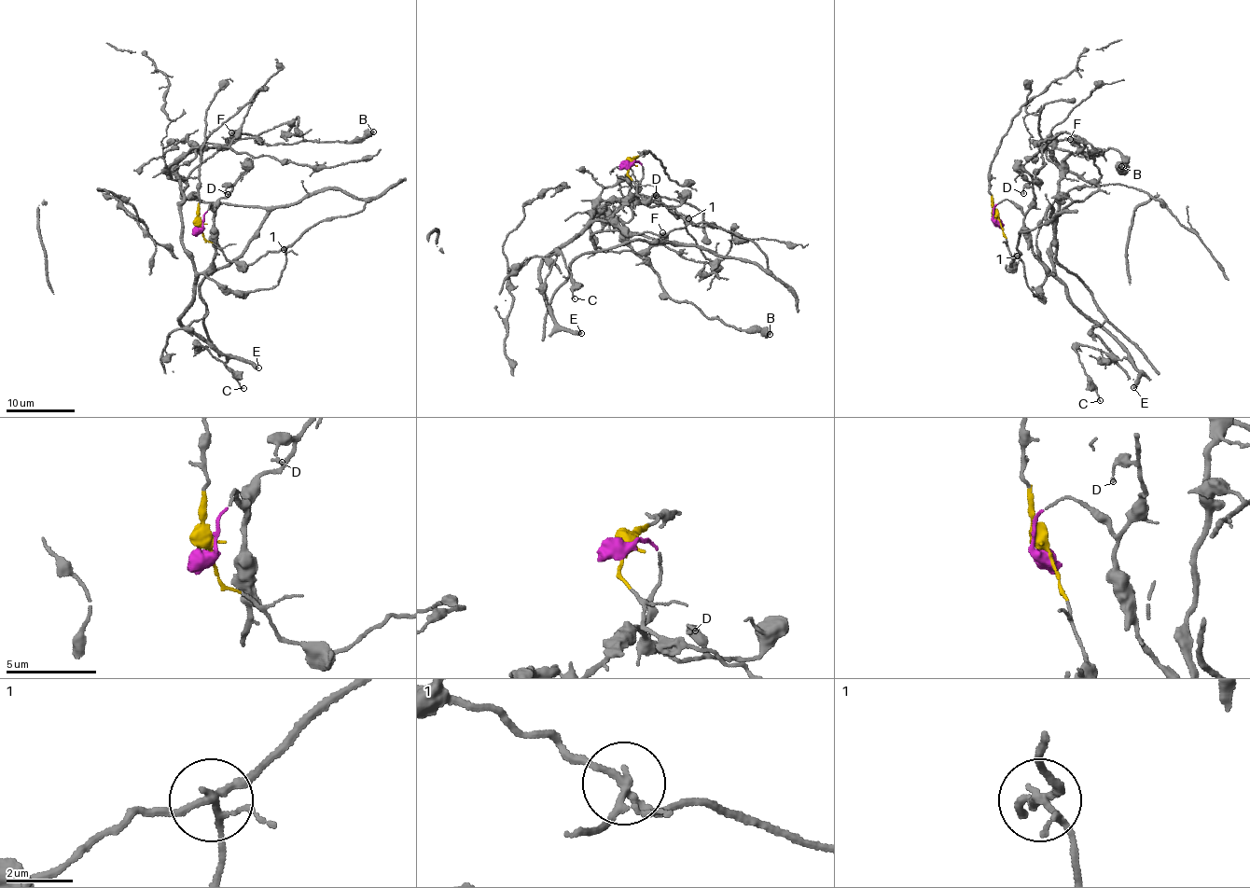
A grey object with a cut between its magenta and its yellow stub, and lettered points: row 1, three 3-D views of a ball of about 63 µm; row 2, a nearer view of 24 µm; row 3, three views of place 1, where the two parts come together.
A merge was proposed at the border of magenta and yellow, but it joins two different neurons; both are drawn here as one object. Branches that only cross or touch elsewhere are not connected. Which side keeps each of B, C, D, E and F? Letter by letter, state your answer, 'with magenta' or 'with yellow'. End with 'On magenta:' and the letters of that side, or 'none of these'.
B: with magenta
C: with magenta
D: with magenta
E: with magenta
F: with yellow
On magenta: B, C, D, E

